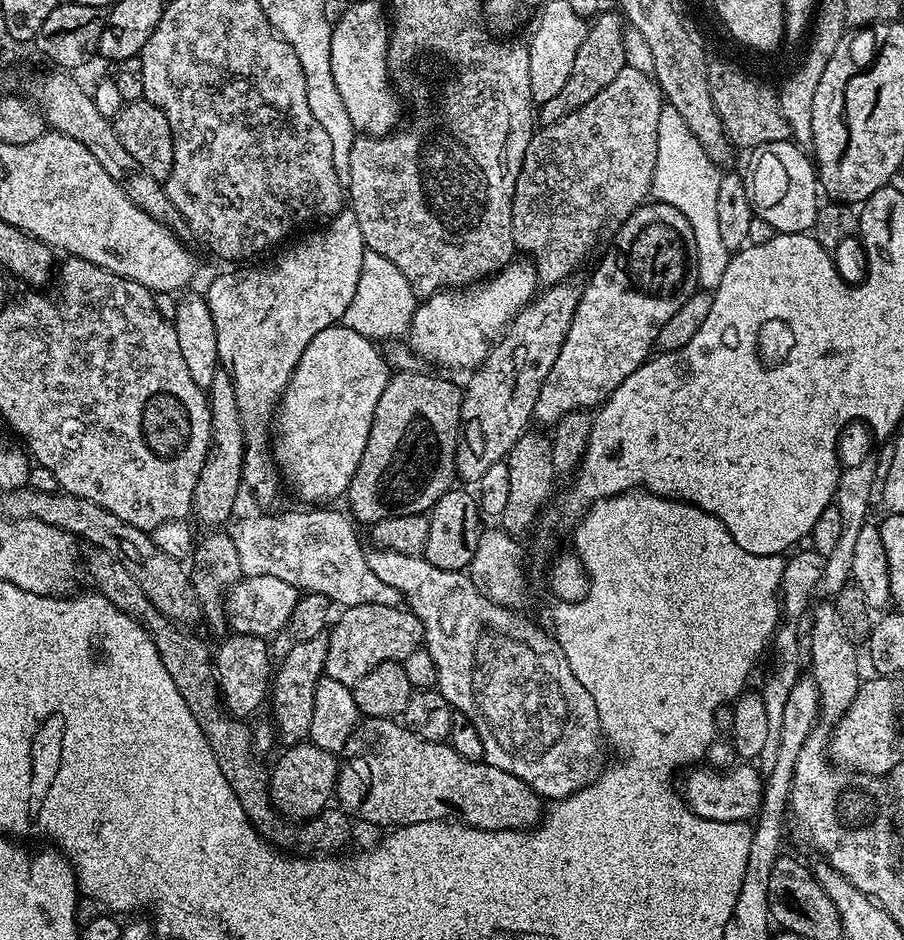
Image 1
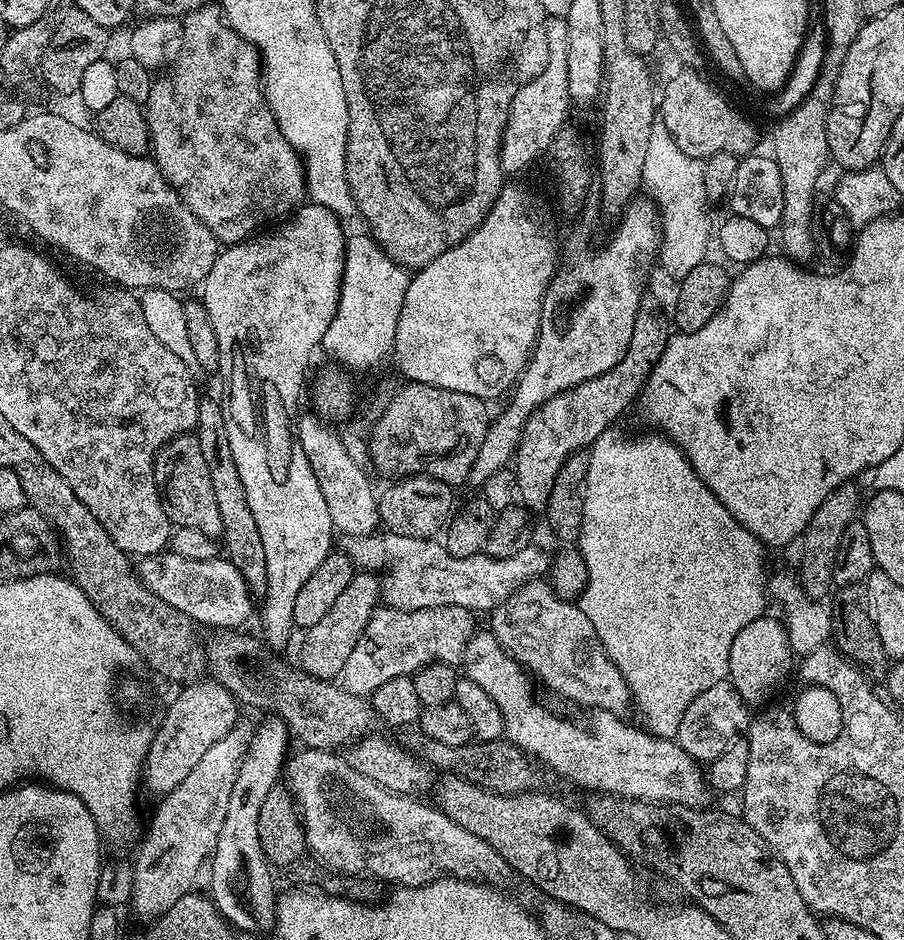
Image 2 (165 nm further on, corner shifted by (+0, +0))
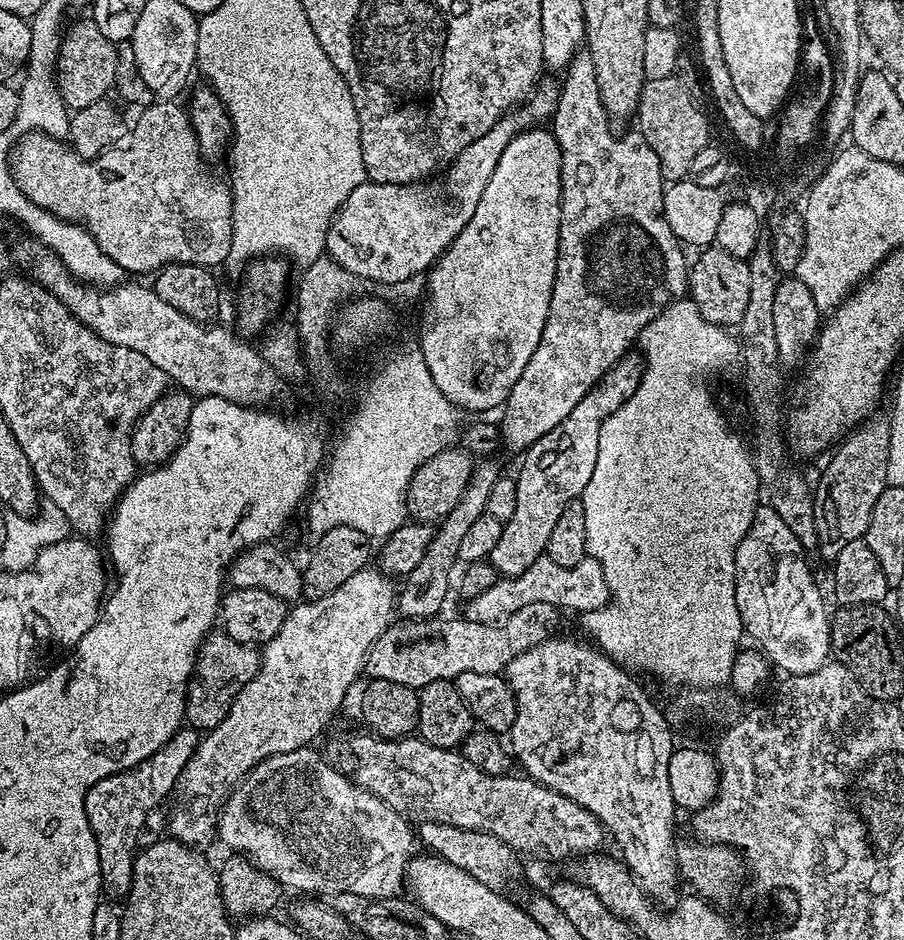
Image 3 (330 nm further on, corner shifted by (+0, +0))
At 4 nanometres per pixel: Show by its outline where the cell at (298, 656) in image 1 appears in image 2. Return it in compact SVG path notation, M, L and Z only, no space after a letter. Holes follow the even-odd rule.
M368 570L357 571L350 586L346 586L346 590L342 590L342 595L334 601L334 606L330 606L330 611L315 626L306 629L305 636L308 637L300 644L300 661L298 661L300 671L315 680L335 681L342 666L346 666L346 658L350 658L358 638L362 638L366 622L370 622L381 600L381 577Z

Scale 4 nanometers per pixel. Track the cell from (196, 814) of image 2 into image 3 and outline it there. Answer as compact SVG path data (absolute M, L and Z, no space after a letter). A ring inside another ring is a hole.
M366 566L358 570L358 574L350 574L350 578L346 578L346 582L334 590L334 594L289 607L288 617L282 622L282 630L278 630L278 634L274 634L274 638L263 645L258 674L254 674L254 678L242 686L224 721L201 739L190 762L186 762L180 783L176 785L170 800L172 812L170 808L166 816L166 832L171 839L189 846L213 839L216 817L235 785L266 758L311 745L311 740L331 722L332 715L343 706L356 675L361 675L364 659L368 657L373 642L393 623L392 612L394 616L398 588L391 582L379 567Z

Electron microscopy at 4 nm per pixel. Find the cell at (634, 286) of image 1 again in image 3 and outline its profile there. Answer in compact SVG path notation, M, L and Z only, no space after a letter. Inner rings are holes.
M625 354L595 384L591 390L550 430L550 434L542 434L538 442L531 444L523 453L524 461L520 464L520 473L514 479L518 490L518 502L514 505L514 514L503 521L502 538L498 538L498 546L494 546L490 563L501 577L517 576L534 562L544 556L546 542L550 542L550 533L558 523L558 514L566 510L571 500L577 499L584 492L586 482L590 482L590 474L594 472L594 462L598 460L598 434L602 422L618 406L622 406L630 394L640 385L644 376L645 361L639 355Z

